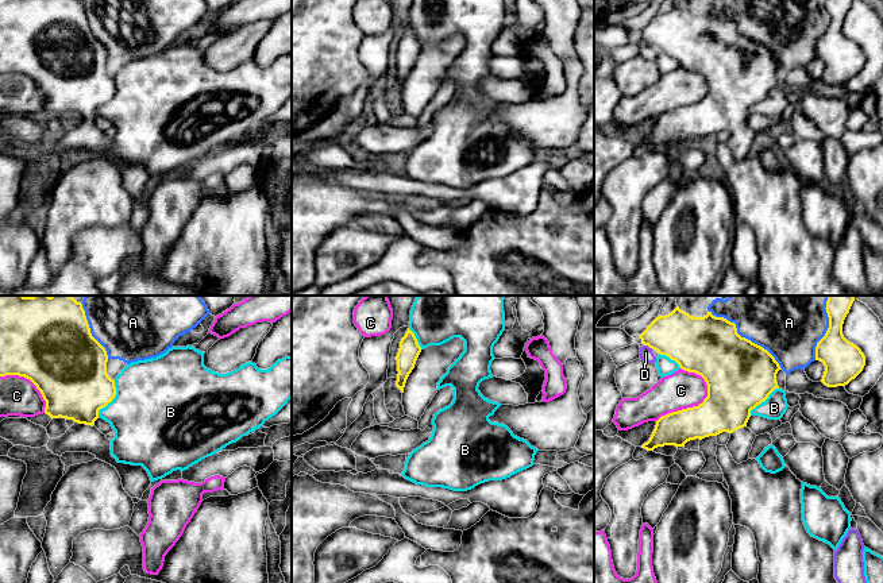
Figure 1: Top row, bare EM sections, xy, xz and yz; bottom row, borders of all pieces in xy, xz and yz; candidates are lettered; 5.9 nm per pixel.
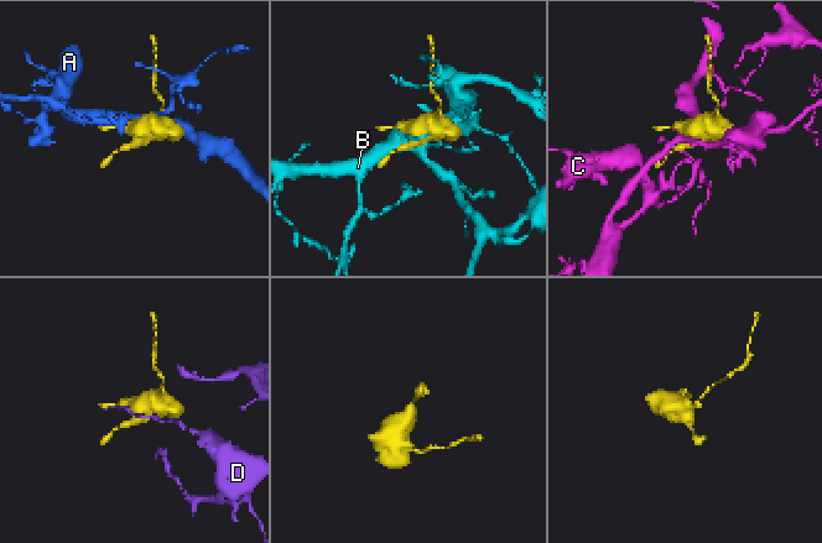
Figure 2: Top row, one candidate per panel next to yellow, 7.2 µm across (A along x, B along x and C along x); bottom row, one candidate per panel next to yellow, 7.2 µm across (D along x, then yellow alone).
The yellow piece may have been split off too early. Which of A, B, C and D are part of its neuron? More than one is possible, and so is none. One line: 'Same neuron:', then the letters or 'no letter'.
Same neuron: no letter

